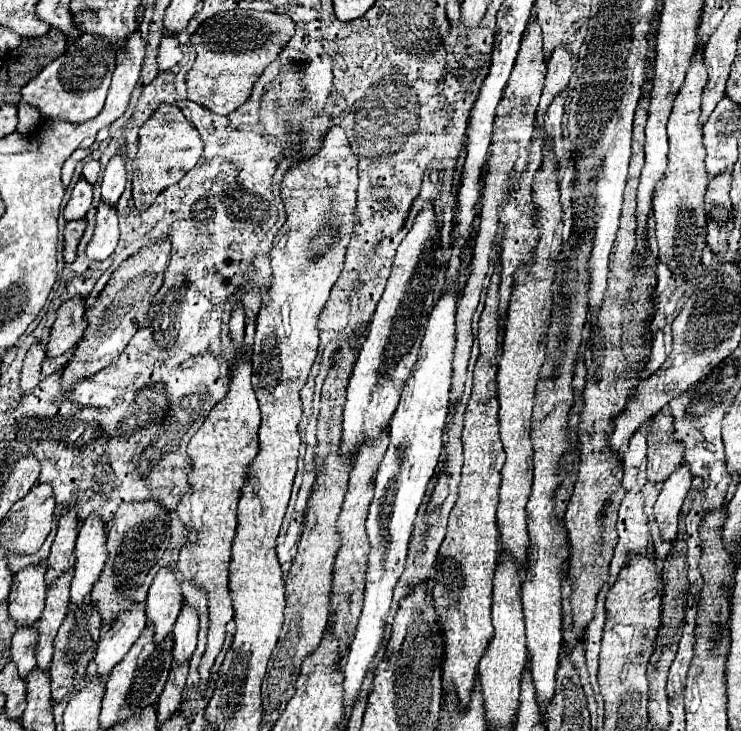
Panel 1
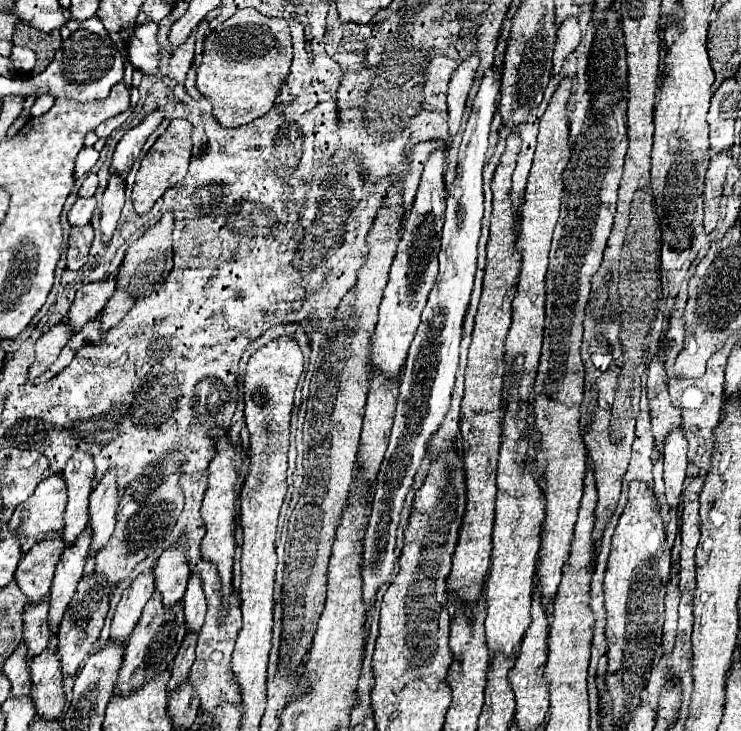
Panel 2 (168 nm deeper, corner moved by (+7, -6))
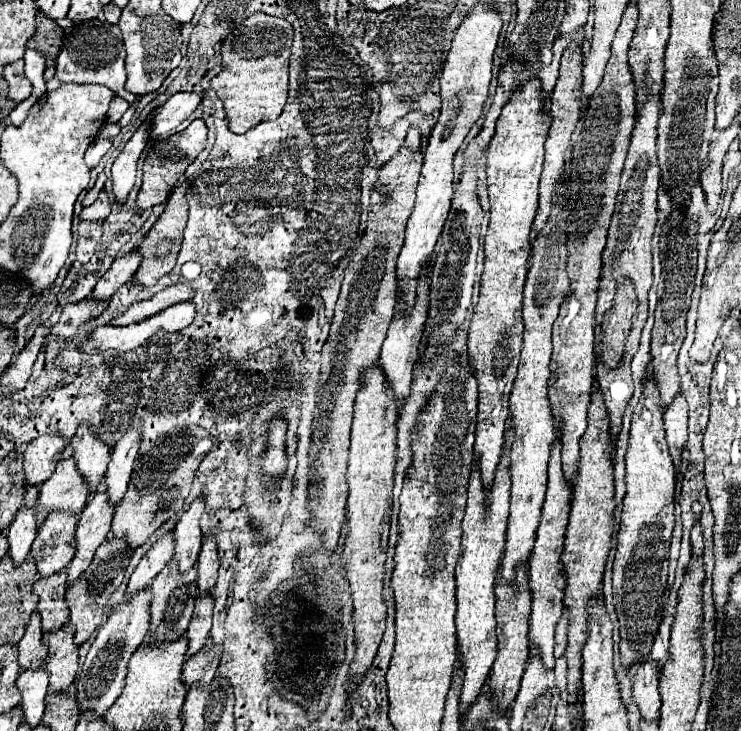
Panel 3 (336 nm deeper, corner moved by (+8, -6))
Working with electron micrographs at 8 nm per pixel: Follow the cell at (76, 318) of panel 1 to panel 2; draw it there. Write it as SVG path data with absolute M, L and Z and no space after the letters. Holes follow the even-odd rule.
M104 279L98 283L88 283L82 289L78 289L78 293L70 305L68 321L66 321L72 335L78 333L88 321L98 317L98 313L104 309L106 301L114 293L114 287L116 287L114 279Z

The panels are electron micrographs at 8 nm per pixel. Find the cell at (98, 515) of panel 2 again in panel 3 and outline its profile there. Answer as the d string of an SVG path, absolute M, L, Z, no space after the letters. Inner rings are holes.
M133 427L113 447L113 455L107 467L107 483L105 483L113 503L119 503L127 491L133 463L137 461L139 455L139 443L141 443L141 431L139 427Z

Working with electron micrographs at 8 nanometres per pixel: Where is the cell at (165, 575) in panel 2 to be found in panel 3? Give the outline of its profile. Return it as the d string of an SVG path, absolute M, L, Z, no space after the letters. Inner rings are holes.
M197 497L191 507L181 515L179 523L175 525L175 559L181 563L181 571L187 571L195 565L197 555L201 551L203 533L199 527L199 519L205 511L203 497Z

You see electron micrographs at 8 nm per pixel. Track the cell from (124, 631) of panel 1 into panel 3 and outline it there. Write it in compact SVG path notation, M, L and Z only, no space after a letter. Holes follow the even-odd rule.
M169 531L161 539L157 539L151 549L143 555L139 561L137 569L133 571L129 585L127 585L127 595L135 595L139 589L145 589L151 585L151 581L157 577L157 573L169 563L173 557L173 545L175 545L175 533Z

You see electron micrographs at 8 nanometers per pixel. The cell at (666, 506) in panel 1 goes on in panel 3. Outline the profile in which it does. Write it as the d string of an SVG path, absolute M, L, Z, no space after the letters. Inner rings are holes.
M679 393L669 407L665 407L665 431L667 431L667 443L673 463L679 463L681 449L687 443L687 401L683 393Z

